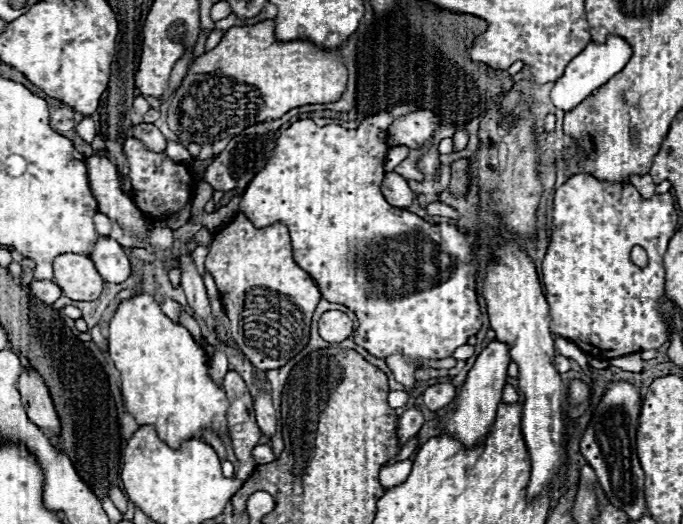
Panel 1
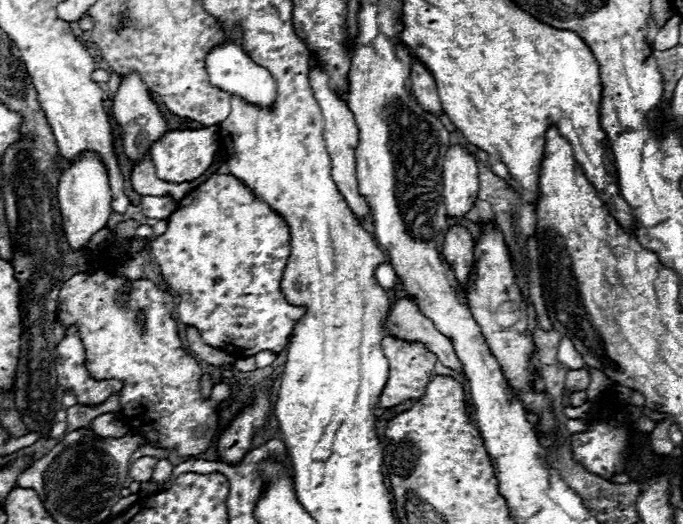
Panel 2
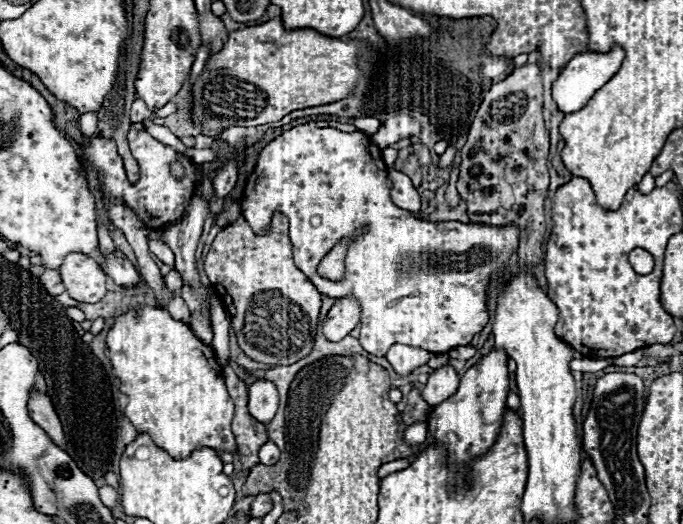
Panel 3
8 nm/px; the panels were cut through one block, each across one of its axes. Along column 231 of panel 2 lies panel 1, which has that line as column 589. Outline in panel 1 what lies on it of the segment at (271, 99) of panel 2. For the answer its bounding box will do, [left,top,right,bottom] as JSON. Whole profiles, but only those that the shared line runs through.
[552,36,632,112]

